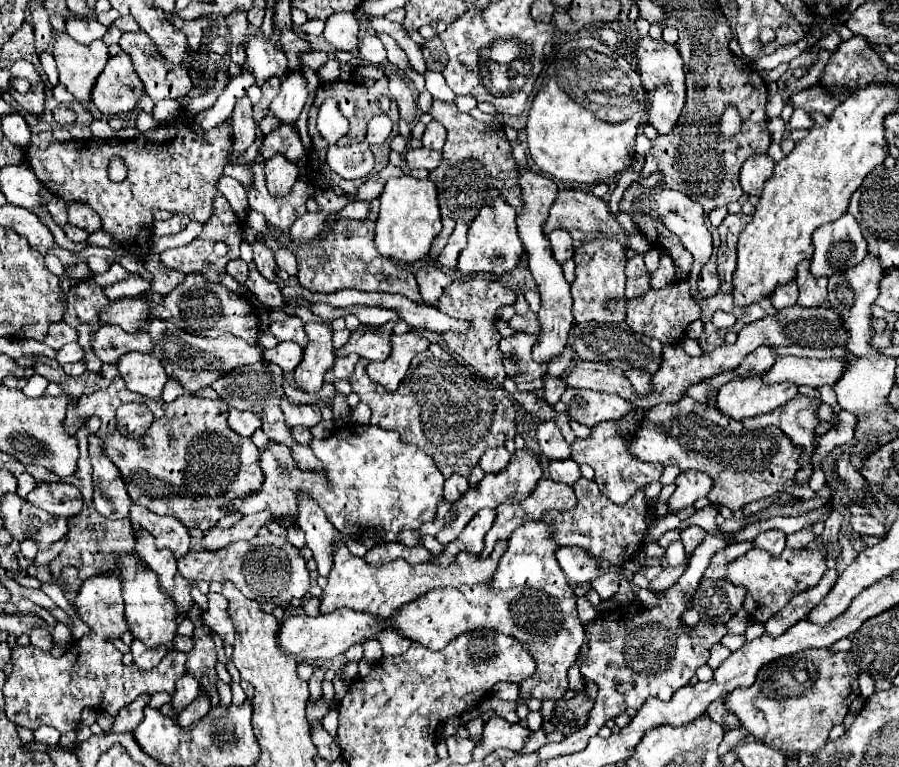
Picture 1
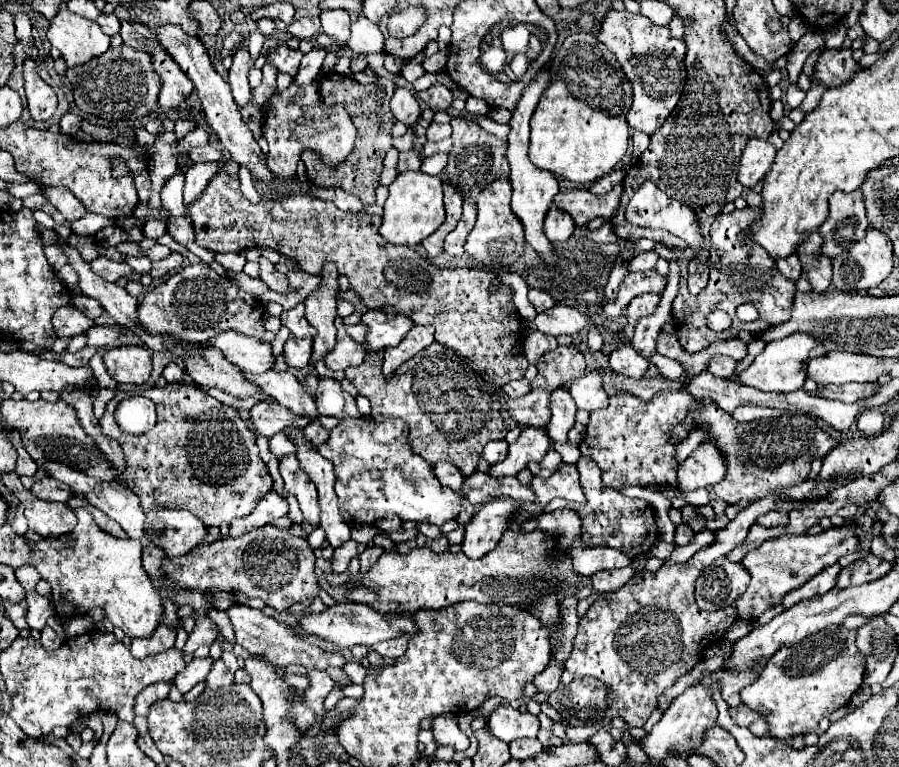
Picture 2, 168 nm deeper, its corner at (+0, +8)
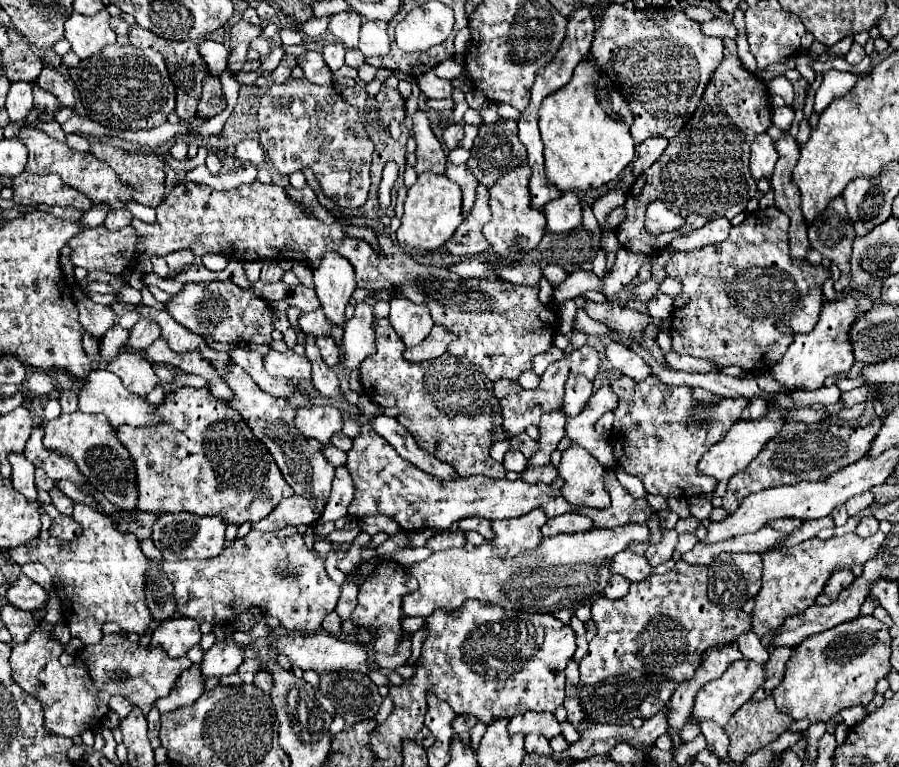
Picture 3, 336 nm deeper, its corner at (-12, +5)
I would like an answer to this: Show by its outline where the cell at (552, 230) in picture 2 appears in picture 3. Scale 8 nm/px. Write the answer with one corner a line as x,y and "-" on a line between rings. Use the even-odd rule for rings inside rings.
566,192
558,200
548,202
546,212
548,212
546,230
550,232
562,234
582,224
582,206
580,206
580,198
574,192

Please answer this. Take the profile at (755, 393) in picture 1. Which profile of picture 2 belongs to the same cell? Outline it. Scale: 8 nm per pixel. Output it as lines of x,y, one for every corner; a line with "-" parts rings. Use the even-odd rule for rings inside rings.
794,333
790,337
766,343
766,349
754,359
754,363
744,373
738,375
738,381
742,385
748,385
760,391
776,391
776,393
798,391
802,389
808,377
806,375
808,361
814,357
824,357
824,355
826,355
824,345
818,339
814,339
810,333

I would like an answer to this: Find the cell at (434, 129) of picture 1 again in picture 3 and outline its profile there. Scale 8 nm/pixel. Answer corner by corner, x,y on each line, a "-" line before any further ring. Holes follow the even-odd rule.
450,124
444,128
444,144
448,150
454,150
456,144
462,140
464,136
464,130
462,130
462,124

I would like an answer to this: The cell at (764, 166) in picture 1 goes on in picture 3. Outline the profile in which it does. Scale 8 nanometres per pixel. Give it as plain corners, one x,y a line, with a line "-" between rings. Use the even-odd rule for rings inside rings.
760,134
752,144
752,156
750,156
750,170
754,180
766,178
770,182
776,162
778,152
774,148
774,140
768,134

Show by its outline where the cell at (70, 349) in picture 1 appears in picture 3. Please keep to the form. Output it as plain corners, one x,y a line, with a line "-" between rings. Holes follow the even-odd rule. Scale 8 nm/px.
138,320
138,322
134,324
134,328
130,330
130,338
128,338
128,342
126,342
126,348
128,348
128,350
138,350
138,352
142,352
142,350
146,350
158,336
160,336
160,332
158,332
158,326
156,326
154,322
150,322
150,320

